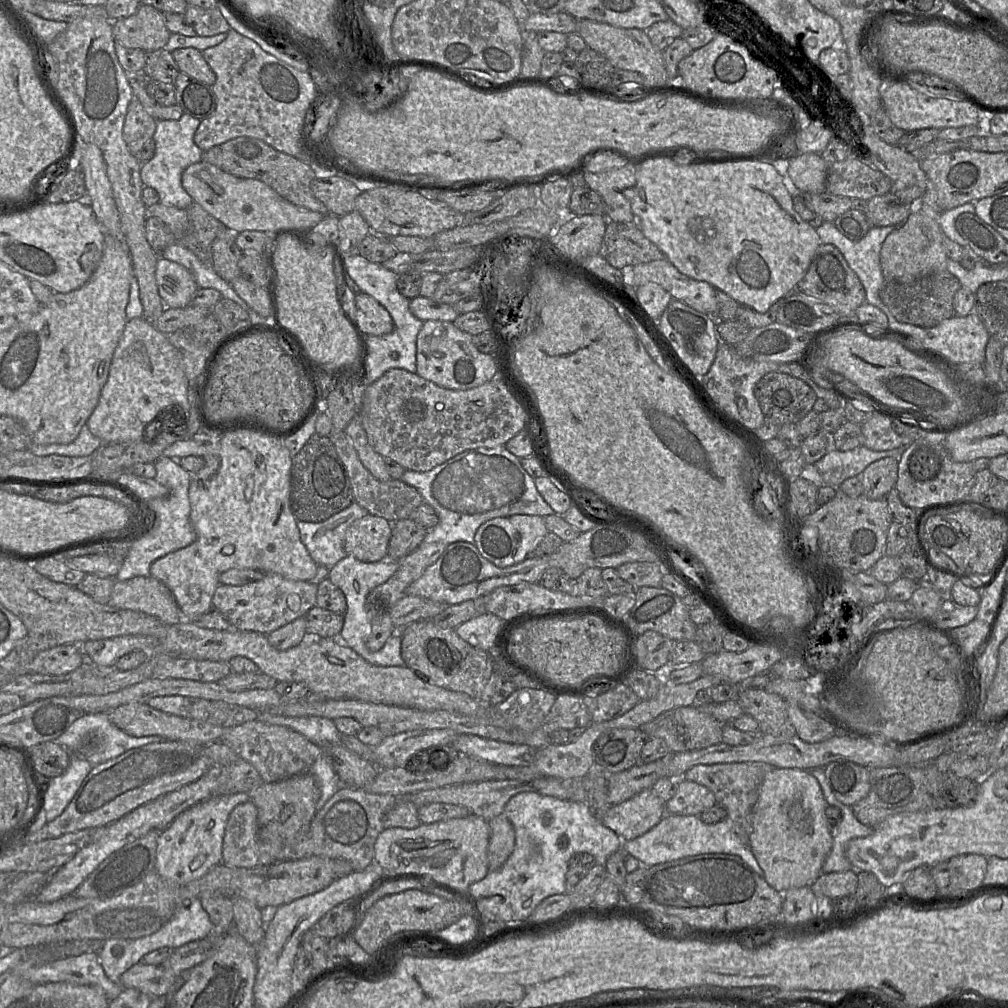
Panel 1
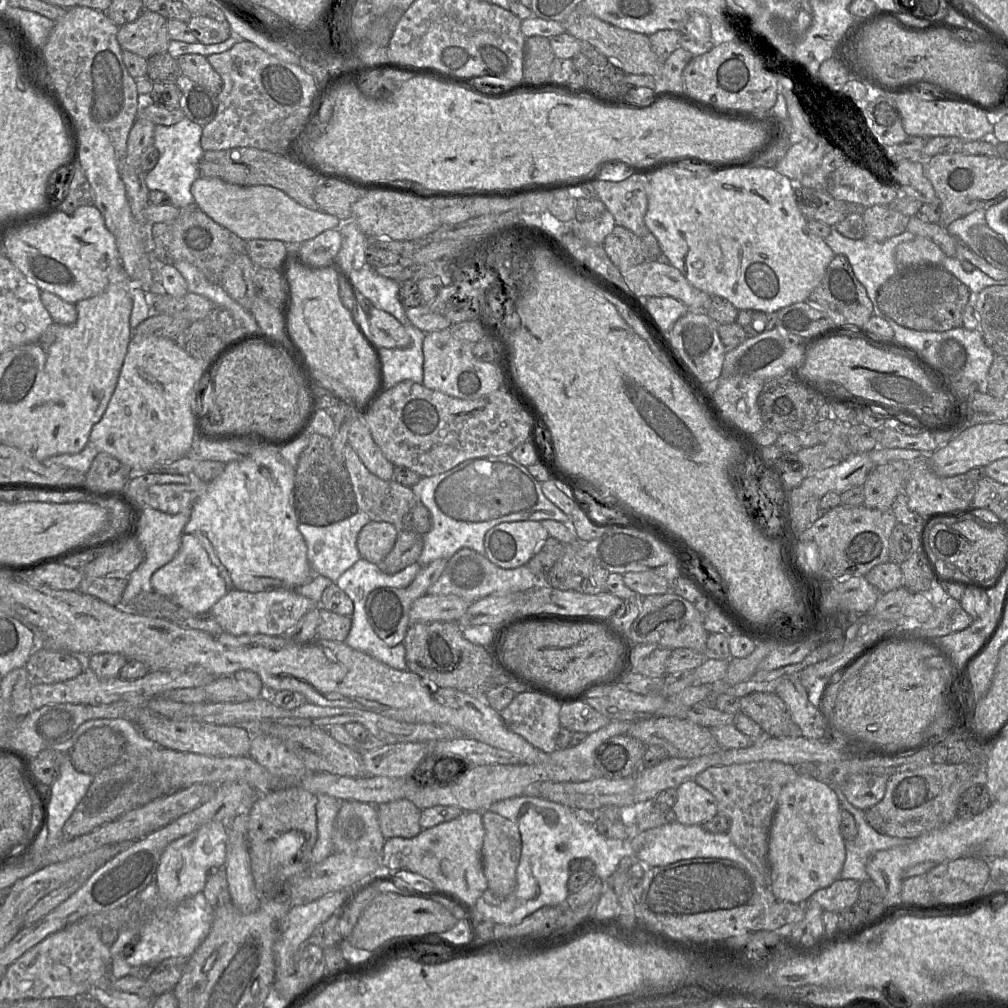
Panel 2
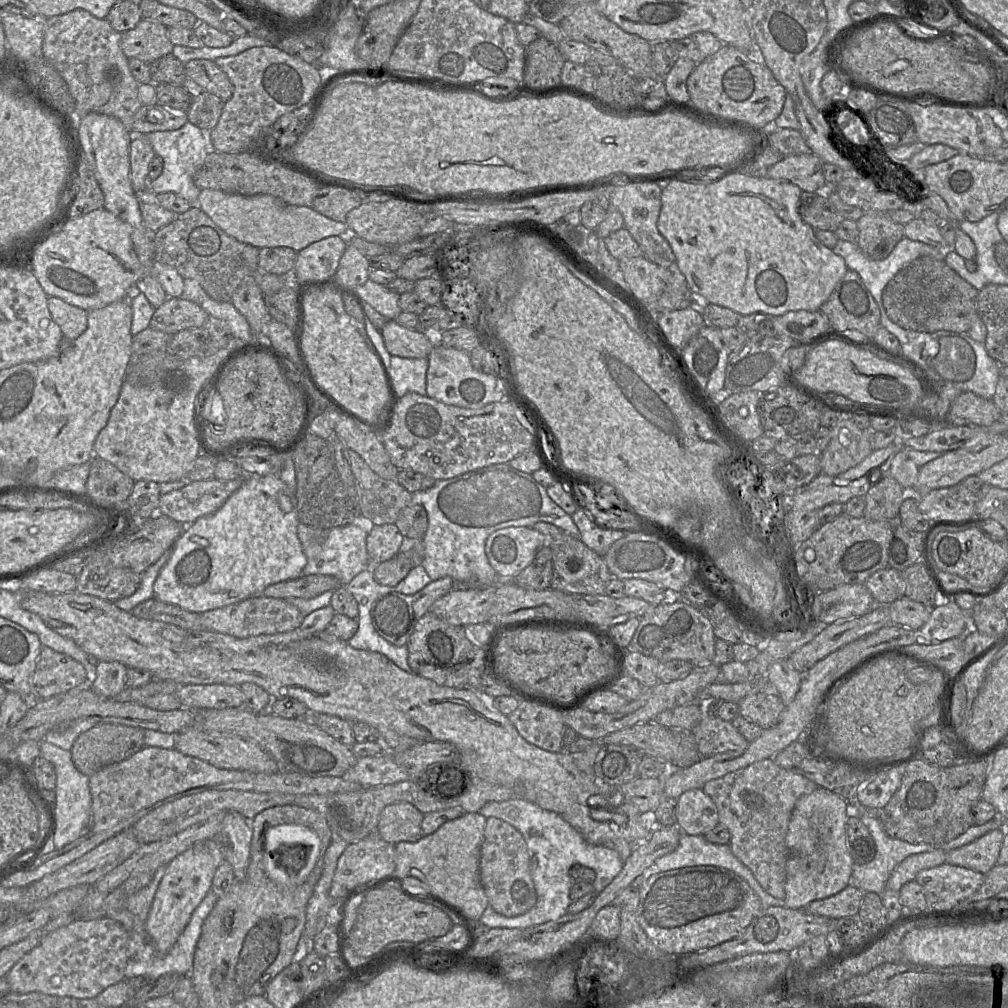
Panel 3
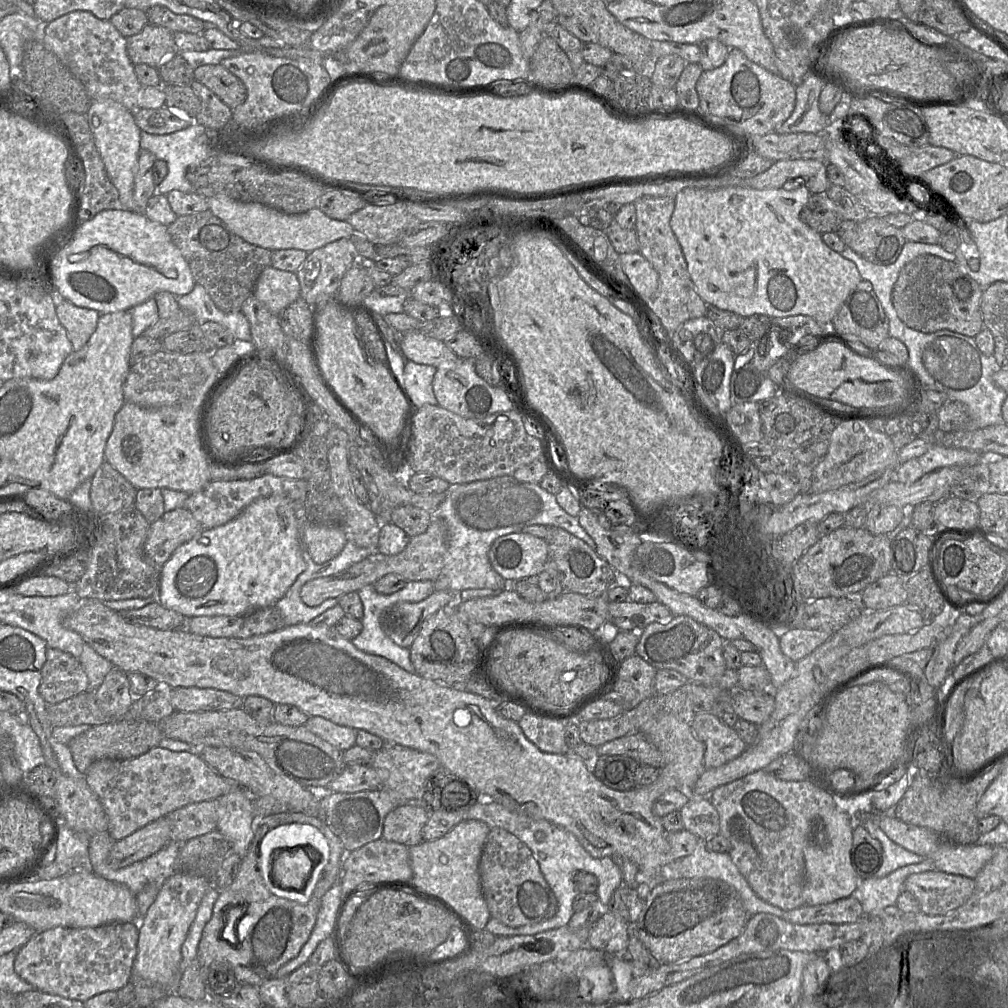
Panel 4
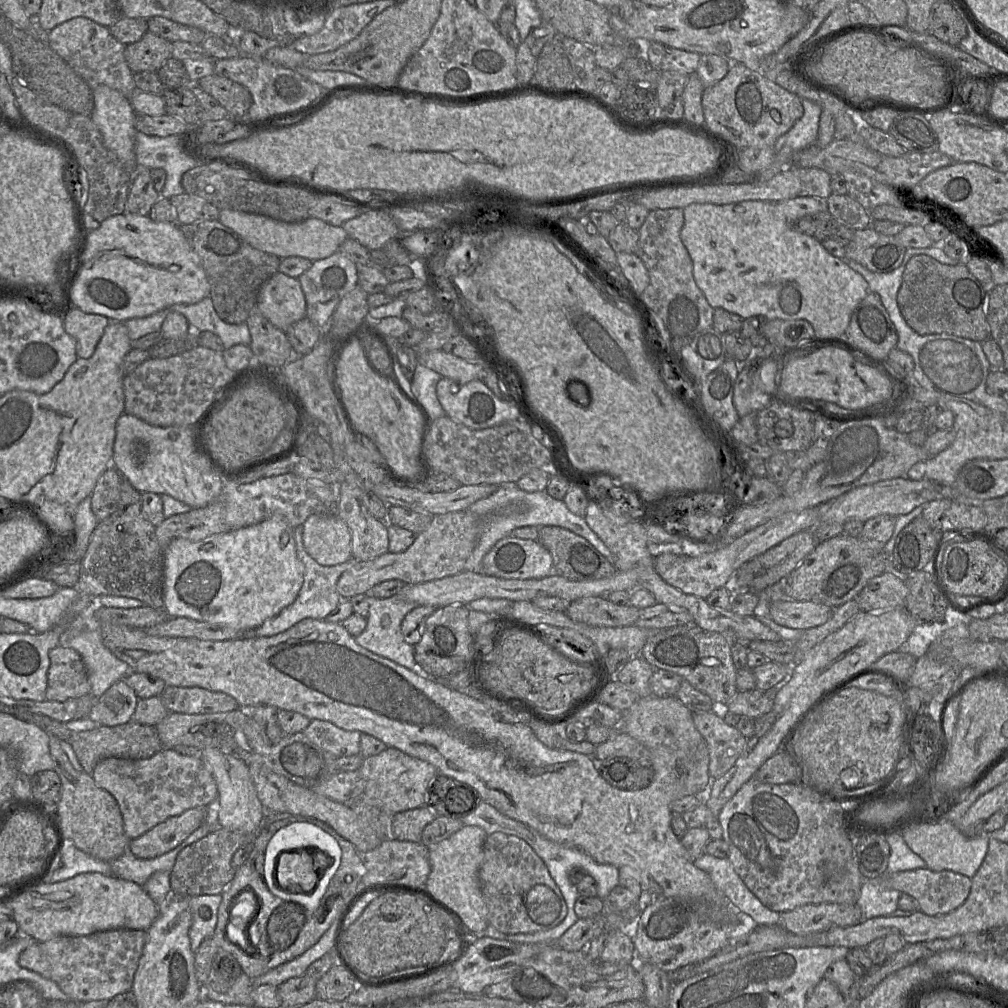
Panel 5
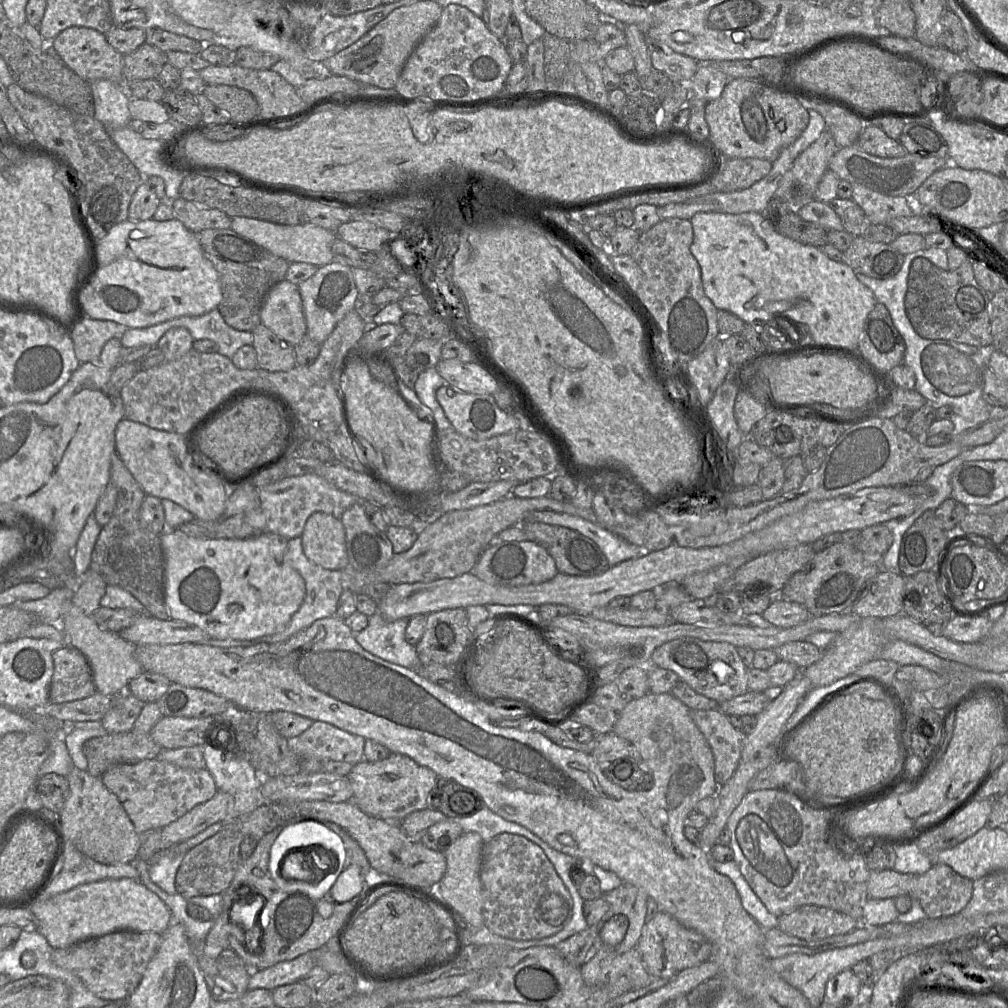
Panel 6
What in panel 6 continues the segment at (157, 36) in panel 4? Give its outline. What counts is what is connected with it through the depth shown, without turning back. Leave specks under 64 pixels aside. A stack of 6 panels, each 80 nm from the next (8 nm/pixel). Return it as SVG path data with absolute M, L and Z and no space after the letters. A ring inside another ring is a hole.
M147 43L123 57L124 84L156 78L166 63L166 53Z

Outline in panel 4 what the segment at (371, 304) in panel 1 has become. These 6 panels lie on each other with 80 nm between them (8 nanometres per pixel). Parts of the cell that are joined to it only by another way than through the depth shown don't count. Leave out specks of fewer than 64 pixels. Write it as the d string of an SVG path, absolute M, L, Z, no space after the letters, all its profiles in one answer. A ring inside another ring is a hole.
M408 331L403 334L400 352L407 360L436 368L444 362L459 359L443 341L418 331Z

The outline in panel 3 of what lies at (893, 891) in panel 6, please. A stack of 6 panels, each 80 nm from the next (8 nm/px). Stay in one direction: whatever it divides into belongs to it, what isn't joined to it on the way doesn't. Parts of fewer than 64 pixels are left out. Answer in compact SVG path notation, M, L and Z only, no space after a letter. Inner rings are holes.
M944 863L923 870L915 881L922 887L927 910L943 914L971 897L984 883L985 874Z

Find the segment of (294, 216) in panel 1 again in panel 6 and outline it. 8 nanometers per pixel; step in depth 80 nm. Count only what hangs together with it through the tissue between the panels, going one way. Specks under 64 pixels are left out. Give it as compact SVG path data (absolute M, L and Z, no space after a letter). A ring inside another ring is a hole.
M233 217L230 229L290 263L306 262L321 267L334 261L332 244L336 233L312 223L284 225L248 217Z

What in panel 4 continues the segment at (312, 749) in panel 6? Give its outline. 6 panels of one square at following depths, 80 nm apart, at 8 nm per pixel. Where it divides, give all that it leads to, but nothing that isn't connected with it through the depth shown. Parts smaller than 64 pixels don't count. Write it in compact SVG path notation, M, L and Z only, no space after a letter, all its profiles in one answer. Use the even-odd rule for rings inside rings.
M309 716L305 726L342 752L356 745L357 730L353 728L335 724L320 716Z

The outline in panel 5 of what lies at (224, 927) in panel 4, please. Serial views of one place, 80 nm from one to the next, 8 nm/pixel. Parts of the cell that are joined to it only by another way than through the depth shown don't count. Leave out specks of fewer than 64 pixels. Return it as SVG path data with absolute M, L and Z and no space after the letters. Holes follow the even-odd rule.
M279 813L269 816L267 824L261 827L253 842L253 849L250 856L236 870L234 878L222 892L222 901L218 908L218 920L212 936L220 951L228 952L233 957L228 958L229 961L225 962L219 959L219 953L217 953L214 957L212 968L225 980L234 980L242 972L251 979L255 979L269 970L300 956L316 944L331 926L335 925L334 931L336 930L354 897L352 895L357 889L360 891L364 886L364 883L362 884L363 875L364 864L362 862L362 854L357 851L352 843L340 836L324 822L316 818L297 816L289 813ZM295 822L314 824L332 835L340 845L342 851L341 862L334 876L324 879L327 871L334 864L334 861L328 860L317 877L317 880L319 880L317 887L311 892L292 893L284 890L282 887L276 887L276 894L274 894L268 887L264 875L266 848L270 839L278 830ZM343 886L348 886L348 889L344 894L344 899L337 904L337 892ZM244 891L251 891L250 895L247 894L244 896L250 899L256 899L258 902L256 916L249 923L246 930L248 943L253 950L250 950L246 947L245 943L242 943L242 938L239 941L238 938L232 937L230 939L226 935L227 908L230 909L235 899L237 900L237 897Z

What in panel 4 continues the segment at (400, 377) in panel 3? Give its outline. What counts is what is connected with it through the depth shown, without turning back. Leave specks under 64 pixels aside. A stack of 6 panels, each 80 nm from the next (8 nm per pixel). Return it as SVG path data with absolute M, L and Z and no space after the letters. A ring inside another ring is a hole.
M406 361L404 366L404 389L408 397L418 407L438 405L433 391L433 379L437 368L431 365Z

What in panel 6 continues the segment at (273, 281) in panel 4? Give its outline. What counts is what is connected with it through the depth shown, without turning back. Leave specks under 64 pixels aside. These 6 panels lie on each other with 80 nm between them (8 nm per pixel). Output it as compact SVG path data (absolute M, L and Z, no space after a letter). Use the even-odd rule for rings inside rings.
M284 279L265 296L261 323L293 347L306 335L307 325L298 285Z

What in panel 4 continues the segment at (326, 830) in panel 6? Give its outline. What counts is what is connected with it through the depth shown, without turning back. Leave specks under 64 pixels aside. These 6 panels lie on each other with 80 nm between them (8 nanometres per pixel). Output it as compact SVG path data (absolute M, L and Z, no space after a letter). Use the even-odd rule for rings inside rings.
M291 823L279 826L270 830L263 838L261 843L261 872L264 883L271 891L272 888L278 889L279 884L276 882L273 871L270 875L269 865L270 858L274 852L274 861L278 853L284 848L295 848L299 846L307 854L314 850L316 855L320 854L322 864L325 867L330 861L330 846L325 835L316 827L309 824Z

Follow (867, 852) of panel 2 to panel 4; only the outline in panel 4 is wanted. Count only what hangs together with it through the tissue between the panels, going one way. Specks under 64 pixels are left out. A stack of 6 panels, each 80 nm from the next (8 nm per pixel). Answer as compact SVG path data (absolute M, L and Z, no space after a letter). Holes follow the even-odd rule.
M856 819L861 823L870 835L878 840L882 847L883 861L874 878L883 878L895 870L920 863L924 858L913 852L910 852L892 841L888 835L876 825L876 821L869 819Z

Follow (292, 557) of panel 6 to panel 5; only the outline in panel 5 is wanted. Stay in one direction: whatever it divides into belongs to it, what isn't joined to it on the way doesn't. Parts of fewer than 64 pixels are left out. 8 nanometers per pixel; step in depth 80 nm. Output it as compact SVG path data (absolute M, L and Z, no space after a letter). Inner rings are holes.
M302 525L294 528L294 537L297 555L305 566L303 585L299 591L297 598L291 605L287 606L277 615L267 619L261 626L257 627L255 630L255 635L249 637L241 637L237 639L242 640L255 637L274 636L288 630L296 623L307 618L323 620L338 606L338 604L342 600L341 596L337 592L337 581L345 570L347 570L358 561L355 561L351 557L341 564L333 566L322 566L318 564L315 560L313 560L304 549L302 538Z

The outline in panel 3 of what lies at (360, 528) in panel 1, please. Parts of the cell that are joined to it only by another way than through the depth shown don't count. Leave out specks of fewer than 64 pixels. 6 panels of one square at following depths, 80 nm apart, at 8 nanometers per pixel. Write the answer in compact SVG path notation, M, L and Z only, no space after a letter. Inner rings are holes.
M395 524L374 525L366 539L370 563L375 565L393 558L403 542L404 536Z

